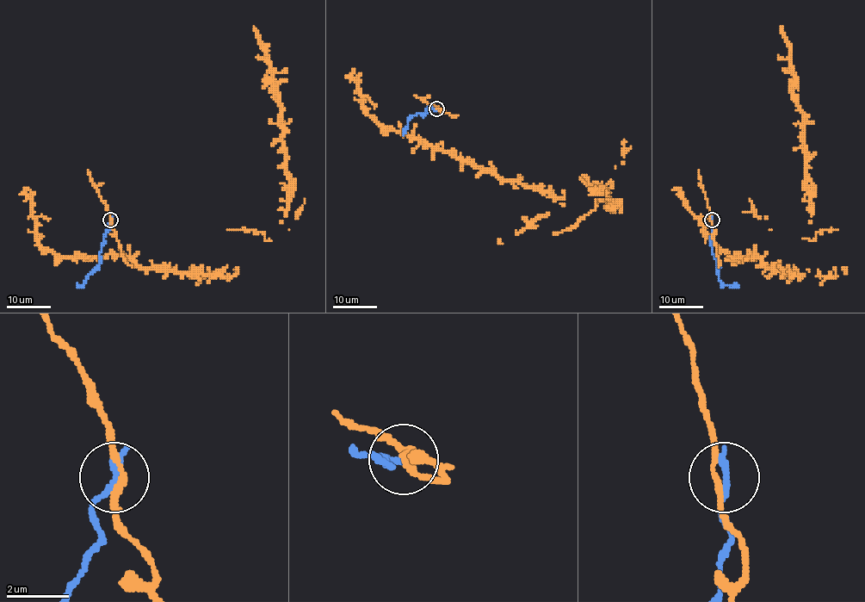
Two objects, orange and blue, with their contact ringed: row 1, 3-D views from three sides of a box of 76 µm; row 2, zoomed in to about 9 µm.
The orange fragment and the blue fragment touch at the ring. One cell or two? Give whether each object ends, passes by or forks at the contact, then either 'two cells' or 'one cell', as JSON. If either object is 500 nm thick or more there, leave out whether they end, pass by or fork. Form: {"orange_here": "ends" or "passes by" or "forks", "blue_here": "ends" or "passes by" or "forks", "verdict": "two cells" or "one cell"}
{"orange_here": "passes by", "blue_here": "ends", "verdict": "two cells"}

